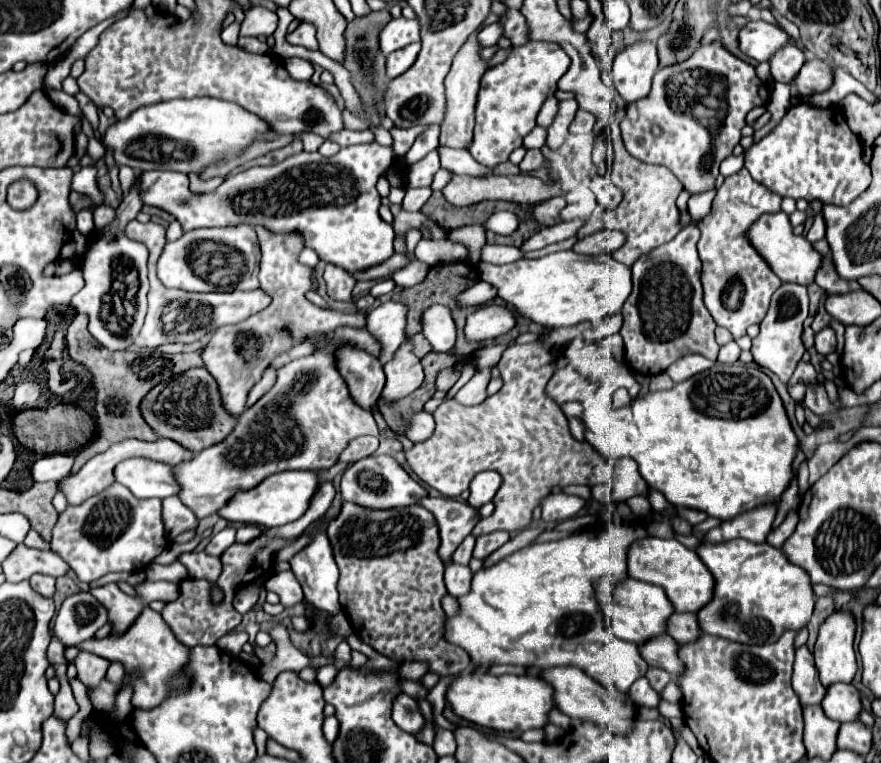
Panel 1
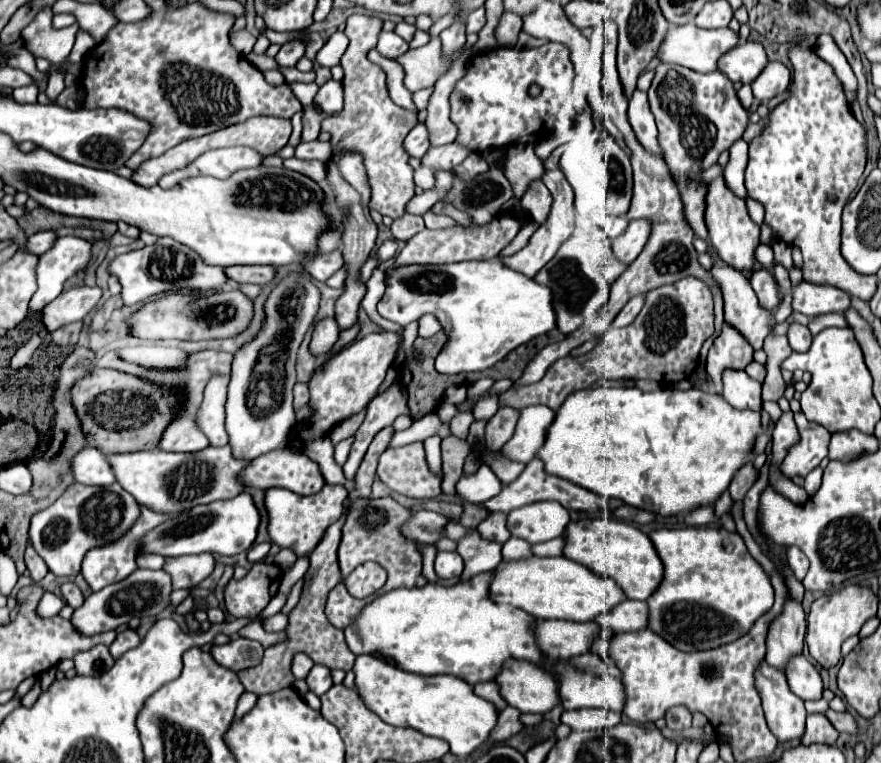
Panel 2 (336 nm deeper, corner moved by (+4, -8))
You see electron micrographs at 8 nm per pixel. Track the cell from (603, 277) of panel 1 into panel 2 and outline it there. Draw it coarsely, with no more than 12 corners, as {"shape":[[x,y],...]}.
{"shape":[[499,261],[399,267],[381,317],[435,315],[445,375],[557,327],[553,293]]}

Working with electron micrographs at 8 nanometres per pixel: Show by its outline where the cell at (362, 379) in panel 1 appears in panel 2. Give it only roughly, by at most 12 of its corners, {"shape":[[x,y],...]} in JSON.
{"shape":[[241,291],[163,295],[131,319],[141,339],[227,339],[253,319]]}

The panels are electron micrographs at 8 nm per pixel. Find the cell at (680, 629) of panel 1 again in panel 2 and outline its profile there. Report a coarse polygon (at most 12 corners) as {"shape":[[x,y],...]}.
{"shape":[[627,599],[597,619],[605,629],[629,633],[647,629],[645,601]]}

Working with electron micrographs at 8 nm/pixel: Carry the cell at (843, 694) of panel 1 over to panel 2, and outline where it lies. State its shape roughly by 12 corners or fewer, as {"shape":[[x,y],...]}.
{"shape":[[803,655],[789,661],[785,675],[803,701],[823,697],[823,679]]}

